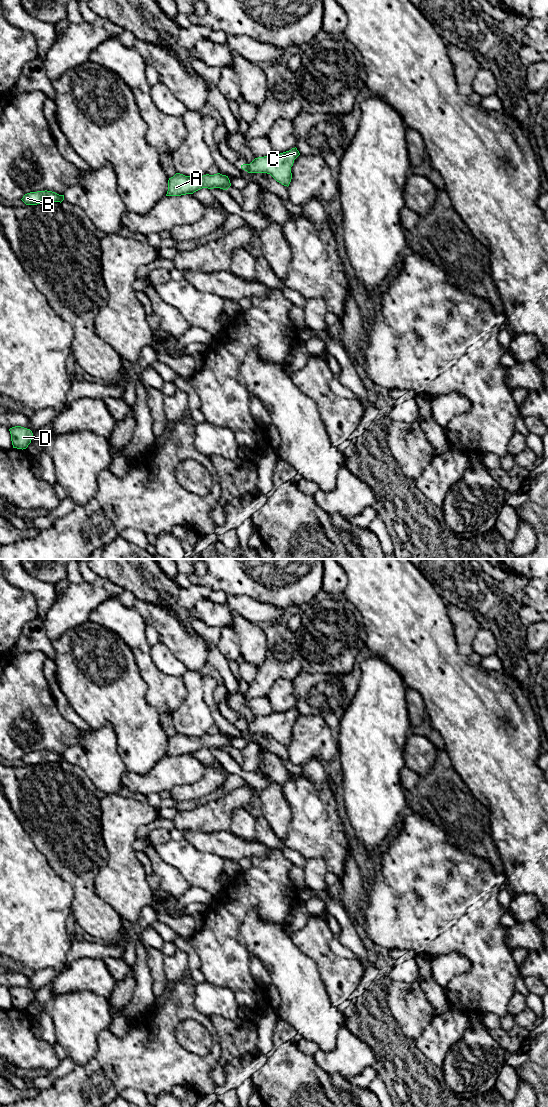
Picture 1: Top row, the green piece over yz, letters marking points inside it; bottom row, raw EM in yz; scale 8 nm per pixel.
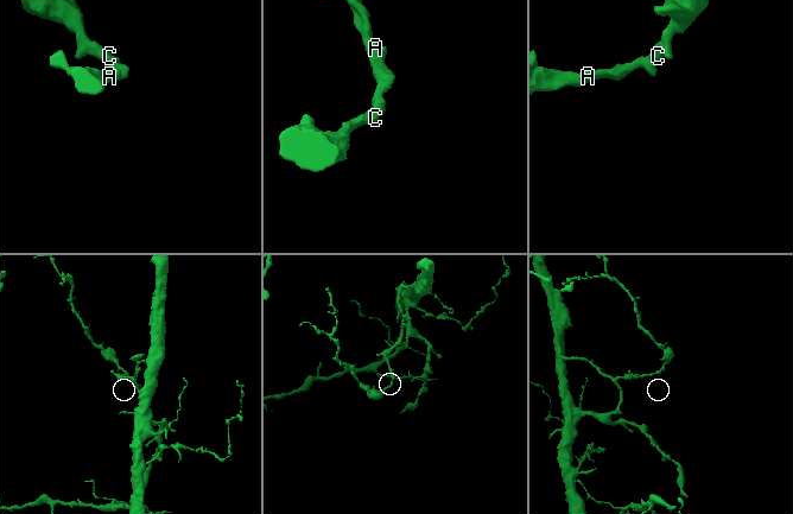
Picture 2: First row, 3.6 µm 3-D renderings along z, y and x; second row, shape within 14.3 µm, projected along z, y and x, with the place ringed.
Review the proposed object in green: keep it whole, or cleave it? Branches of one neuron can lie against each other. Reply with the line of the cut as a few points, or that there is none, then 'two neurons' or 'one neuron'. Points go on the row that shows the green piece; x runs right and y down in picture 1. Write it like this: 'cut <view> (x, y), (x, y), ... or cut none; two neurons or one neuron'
cut none; one neuron

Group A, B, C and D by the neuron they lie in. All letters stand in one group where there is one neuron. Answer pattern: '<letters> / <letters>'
A B C D

